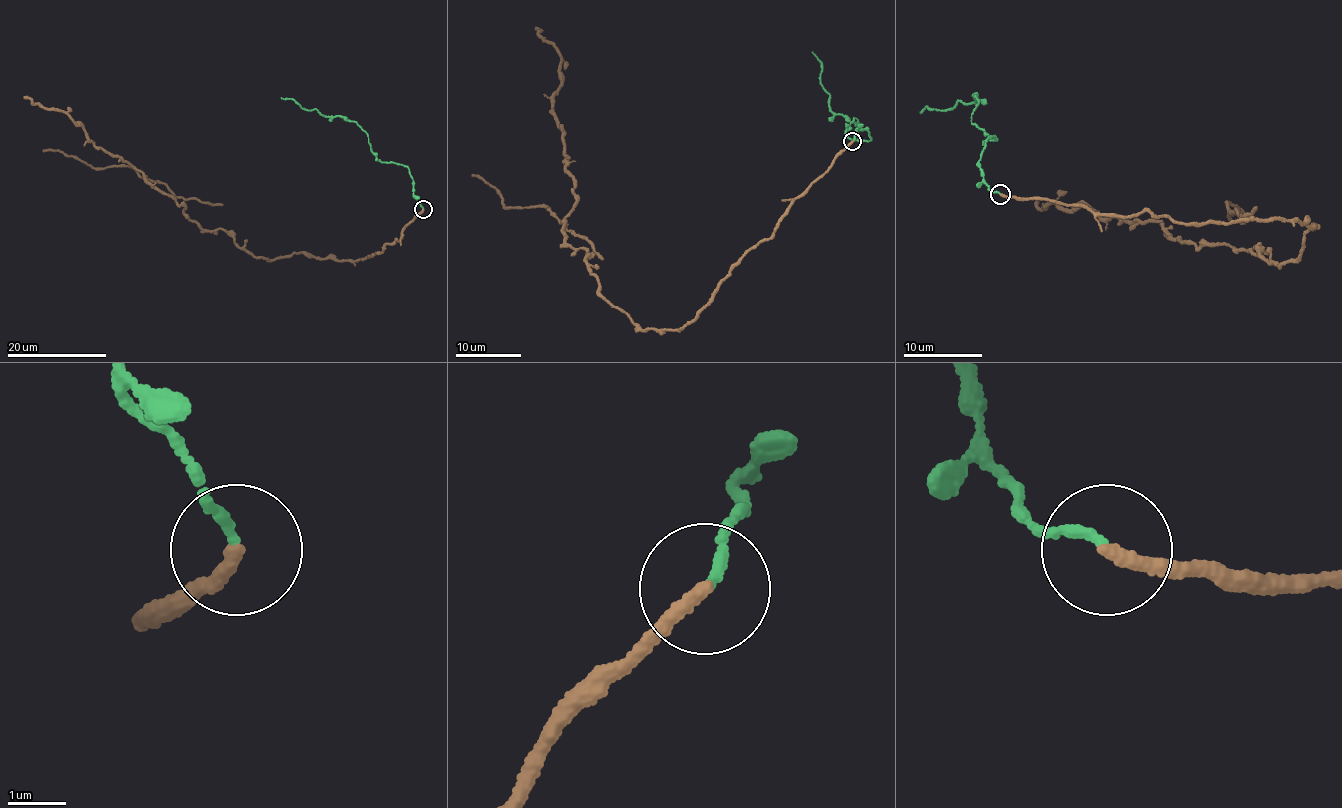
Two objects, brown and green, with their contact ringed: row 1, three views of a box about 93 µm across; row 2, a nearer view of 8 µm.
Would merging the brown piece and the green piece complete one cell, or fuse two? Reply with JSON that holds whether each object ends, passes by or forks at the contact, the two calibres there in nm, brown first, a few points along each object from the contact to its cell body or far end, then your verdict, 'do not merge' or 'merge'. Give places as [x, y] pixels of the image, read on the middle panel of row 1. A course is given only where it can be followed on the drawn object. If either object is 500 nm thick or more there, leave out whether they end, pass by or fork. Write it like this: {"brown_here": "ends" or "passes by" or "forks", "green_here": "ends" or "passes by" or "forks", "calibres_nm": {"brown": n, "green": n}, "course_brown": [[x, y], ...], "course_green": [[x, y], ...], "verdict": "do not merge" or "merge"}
{"brown_here": "ends", "green_here": "ends", "calibres_nm": {"brown": 240, "green": 160}, "course_brown": [[853, 142], [693, 319], [641, 330], [566, 242], [561, 59], [535, 29]], "course_green": [[853, 142], [859, 128], [868, 130], [868, 141], [845, 132], [854, 117], [859, 122], [830, 110], [812, 52]], "verdict": "do not merge"}

